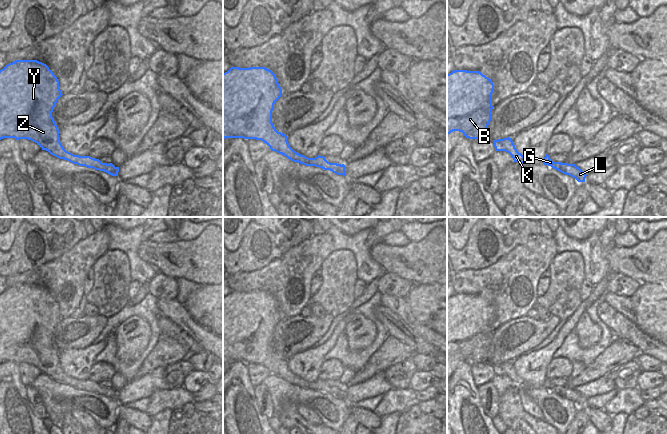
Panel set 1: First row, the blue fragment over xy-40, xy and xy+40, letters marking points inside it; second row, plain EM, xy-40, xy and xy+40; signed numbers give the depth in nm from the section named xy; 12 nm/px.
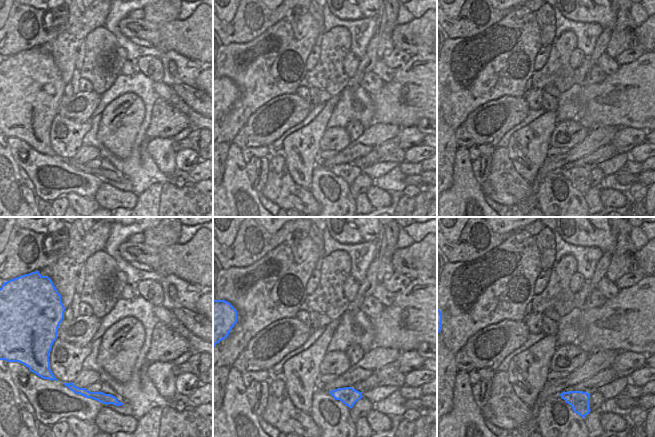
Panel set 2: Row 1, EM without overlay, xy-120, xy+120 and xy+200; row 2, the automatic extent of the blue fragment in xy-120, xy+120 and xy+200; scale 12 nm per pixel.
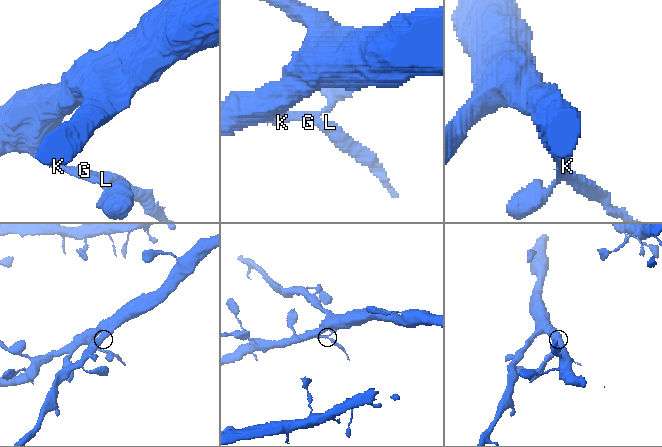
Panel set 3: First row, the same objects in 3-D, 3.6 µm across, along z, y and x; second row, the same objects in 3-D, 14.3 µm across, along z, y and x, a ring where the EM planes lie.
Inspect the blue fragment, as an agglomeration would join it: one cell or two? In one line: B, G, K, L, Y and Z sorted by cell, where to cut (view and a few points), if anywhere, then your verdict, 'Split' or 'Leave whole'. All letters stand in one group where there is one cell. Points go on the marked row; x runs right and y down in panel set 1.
Groups: B G K Y Z / L. Split along xy+40 (565, 163), (564, 170), (568, 174). Split

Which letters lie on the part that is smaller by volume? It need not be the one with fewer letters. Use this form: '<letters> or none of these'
L

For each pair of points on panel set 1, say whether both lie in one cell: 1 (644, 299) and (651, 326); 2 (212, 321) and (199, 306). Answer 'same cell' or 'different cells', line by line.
1: same cell
2: same cell

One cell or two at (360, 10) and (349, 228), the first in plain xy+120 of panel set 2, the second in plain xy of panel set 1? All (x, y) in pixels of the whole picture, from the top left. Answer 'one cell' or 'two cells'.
one cell

